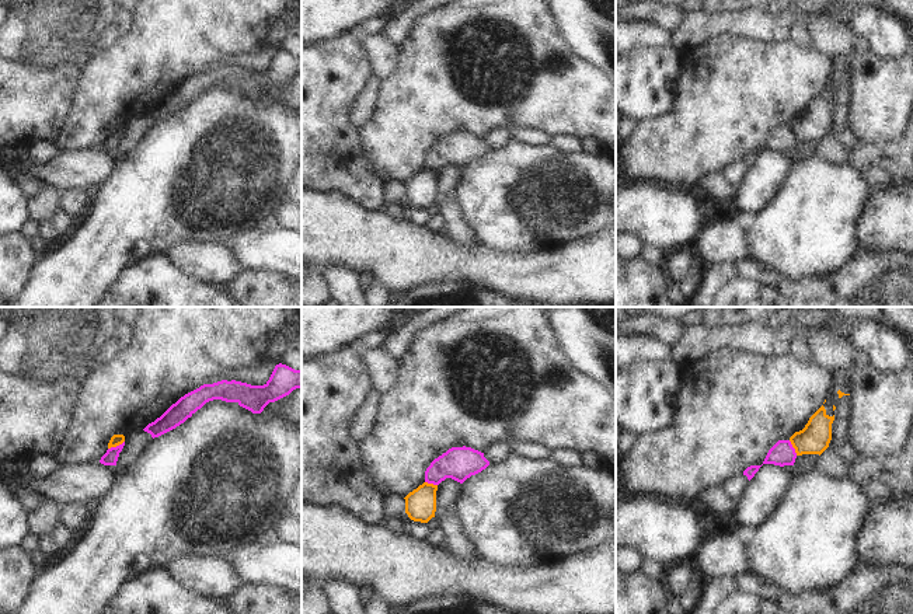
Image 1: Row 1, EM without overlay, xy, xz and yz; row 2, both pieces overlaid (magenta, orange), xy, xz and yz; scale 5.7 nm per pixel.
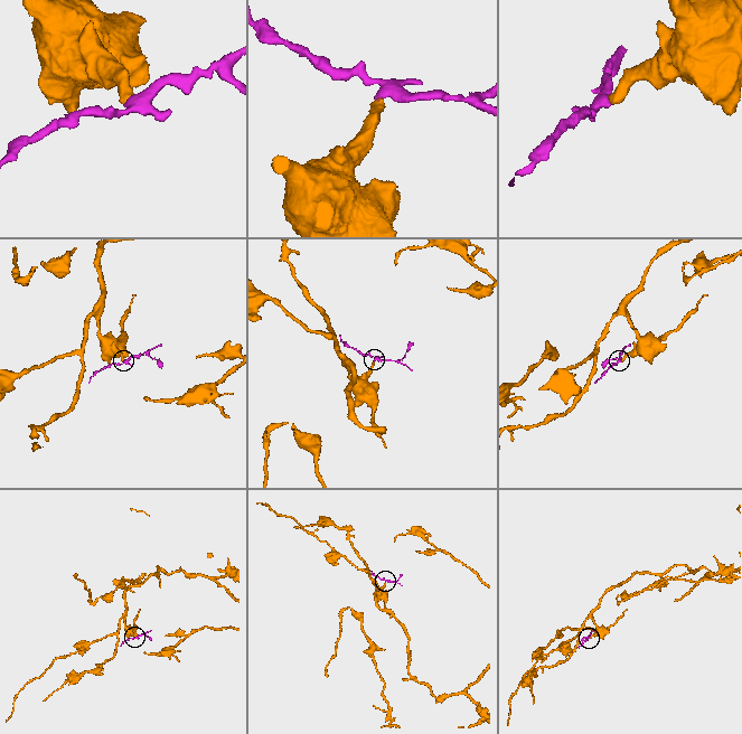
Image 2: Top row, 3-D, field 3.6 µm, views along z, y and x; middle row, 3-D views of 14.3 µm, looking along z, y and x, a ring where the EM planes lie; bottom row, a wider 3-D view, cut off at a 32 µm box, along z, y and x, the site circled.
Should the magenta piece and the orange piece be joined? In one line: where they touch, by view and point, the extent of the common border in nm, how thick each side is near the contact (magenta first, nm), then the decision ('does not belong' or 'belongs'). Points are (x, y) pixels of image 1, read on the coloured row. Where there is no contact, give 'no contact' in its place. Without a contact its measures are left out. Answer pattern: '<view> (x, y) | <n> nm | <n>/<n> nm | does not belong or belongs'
xy (117, 446) | 110 nm | 80/70 nm | does not belong

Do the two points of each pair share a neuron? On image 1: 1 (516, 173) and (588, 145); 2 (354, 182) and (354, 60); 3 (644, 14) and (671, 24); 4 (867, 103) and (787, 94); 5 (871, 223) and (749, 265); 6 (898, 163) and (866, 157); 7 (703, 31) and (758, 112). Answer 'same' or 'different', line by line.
1: different
2: same
3: same
4: different
5: different
6: same
7: different

